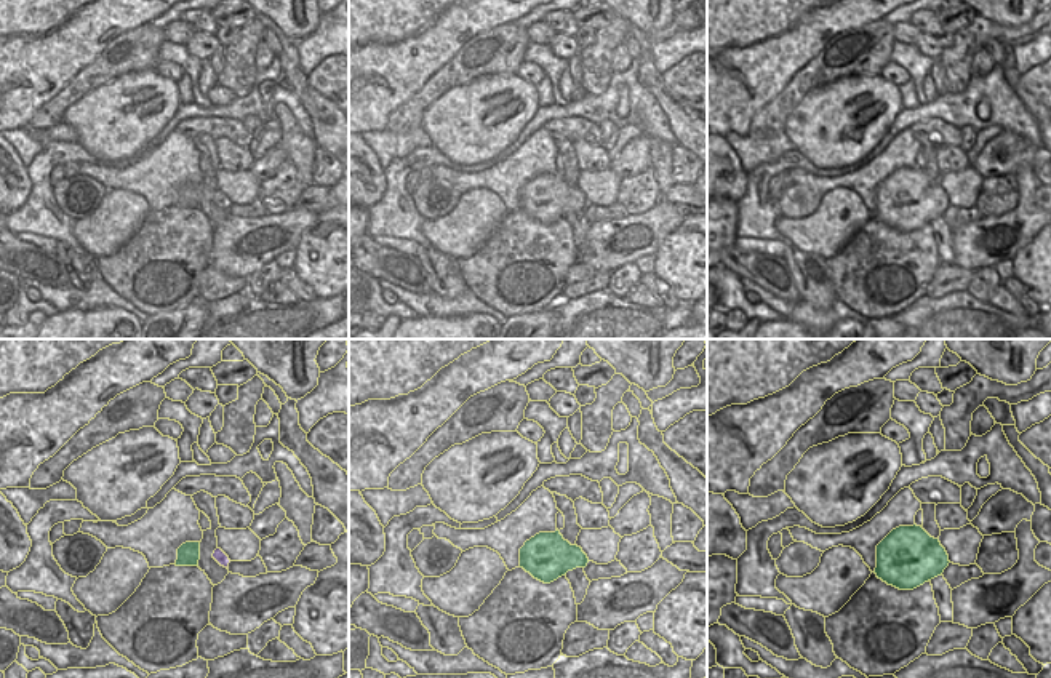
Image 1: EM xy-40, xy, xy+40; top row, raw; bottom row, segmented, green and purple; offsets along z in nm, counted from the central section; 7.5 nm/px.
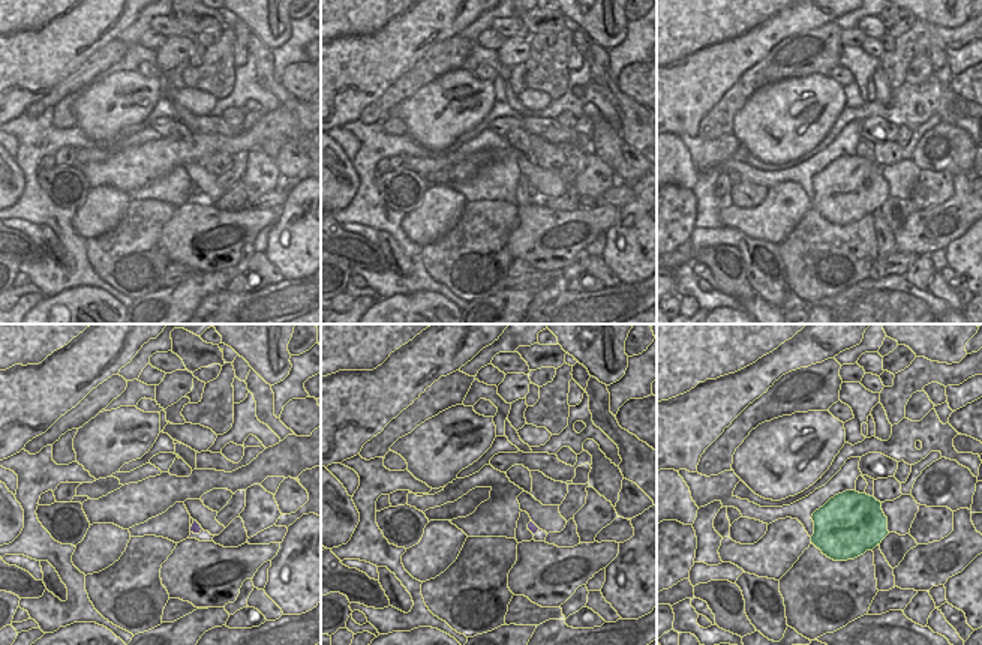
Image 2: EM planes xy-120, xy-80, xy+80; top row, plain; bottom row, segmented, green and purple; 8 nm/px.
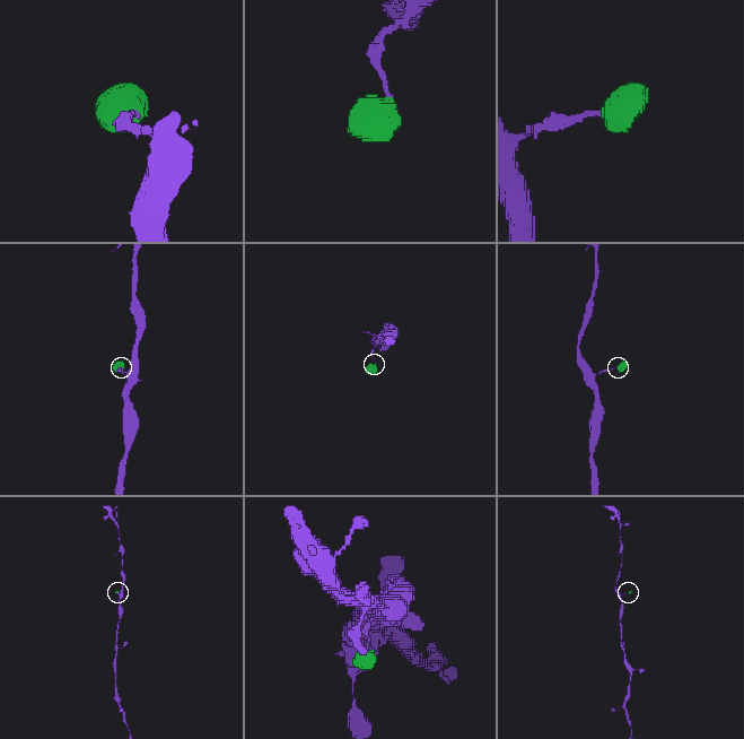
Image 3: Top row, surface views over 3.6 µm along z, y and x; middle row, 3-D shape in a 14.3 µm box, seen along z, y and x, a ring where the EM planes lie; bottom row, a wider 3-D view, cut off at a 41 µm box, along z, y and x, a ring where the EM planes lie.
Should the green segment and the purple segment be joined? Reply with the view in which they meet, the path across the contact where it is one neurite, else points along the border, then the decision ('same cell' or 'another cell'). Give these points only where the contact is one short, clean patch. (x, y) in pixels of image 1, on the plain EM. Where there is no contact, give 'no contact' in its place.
no contact | same cell

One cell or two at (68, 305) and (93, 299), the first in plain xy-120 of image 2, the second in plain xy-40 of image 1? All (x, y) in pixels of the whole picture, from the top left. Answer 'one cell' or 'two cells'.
two cells

